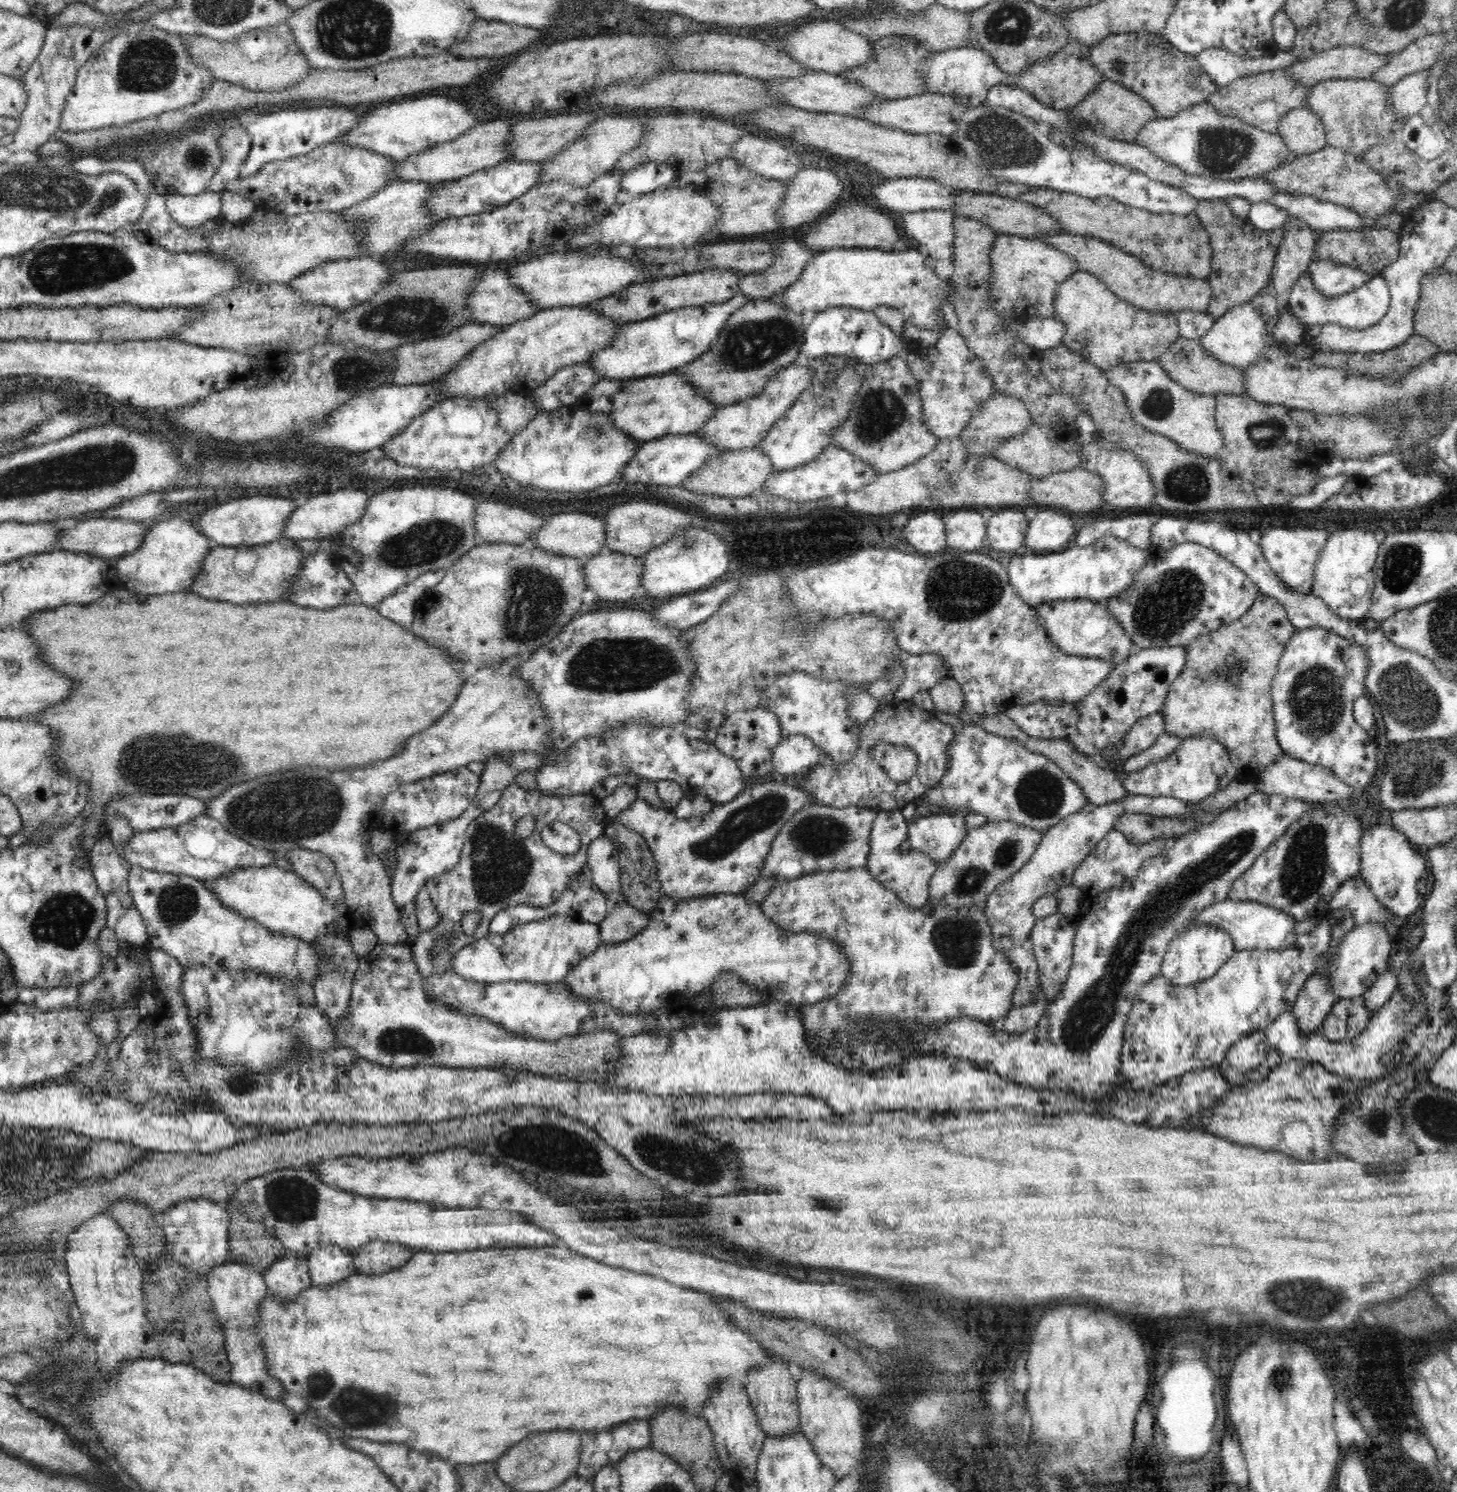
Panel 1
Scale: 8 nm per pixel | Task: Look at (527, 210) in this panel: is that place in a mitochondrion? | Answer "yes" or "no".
no

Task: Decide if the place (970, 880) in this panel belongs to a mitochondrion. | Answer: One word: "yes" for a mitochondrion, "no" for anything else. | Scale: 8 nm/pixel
yes

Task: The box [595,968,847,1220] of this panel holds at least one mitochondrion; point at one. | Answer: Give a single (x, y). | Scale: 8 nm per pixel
(695, 1163)

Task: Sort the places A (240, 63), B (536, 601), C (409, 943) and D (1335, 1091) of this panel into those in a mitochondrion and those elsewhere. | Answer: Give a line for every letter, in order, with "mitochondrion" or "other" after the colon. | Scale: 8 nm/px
A: other
B: mitochondrion
C: other
D: mitochondrion

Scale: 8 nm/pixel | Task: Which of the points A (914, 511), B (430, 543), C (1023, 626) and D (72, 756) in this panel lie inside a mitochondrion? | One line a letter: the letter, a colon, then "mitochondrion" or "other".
A: other
B: mitochondrion
C: other
D: mitochondrion

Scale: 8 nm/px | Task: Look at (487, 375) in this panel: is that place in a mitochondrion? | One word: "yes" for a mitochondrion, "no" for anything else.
no

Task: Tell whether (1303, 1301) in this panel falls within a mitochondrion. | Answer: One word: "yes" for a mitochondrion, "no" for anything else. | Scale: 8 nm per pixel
yes

